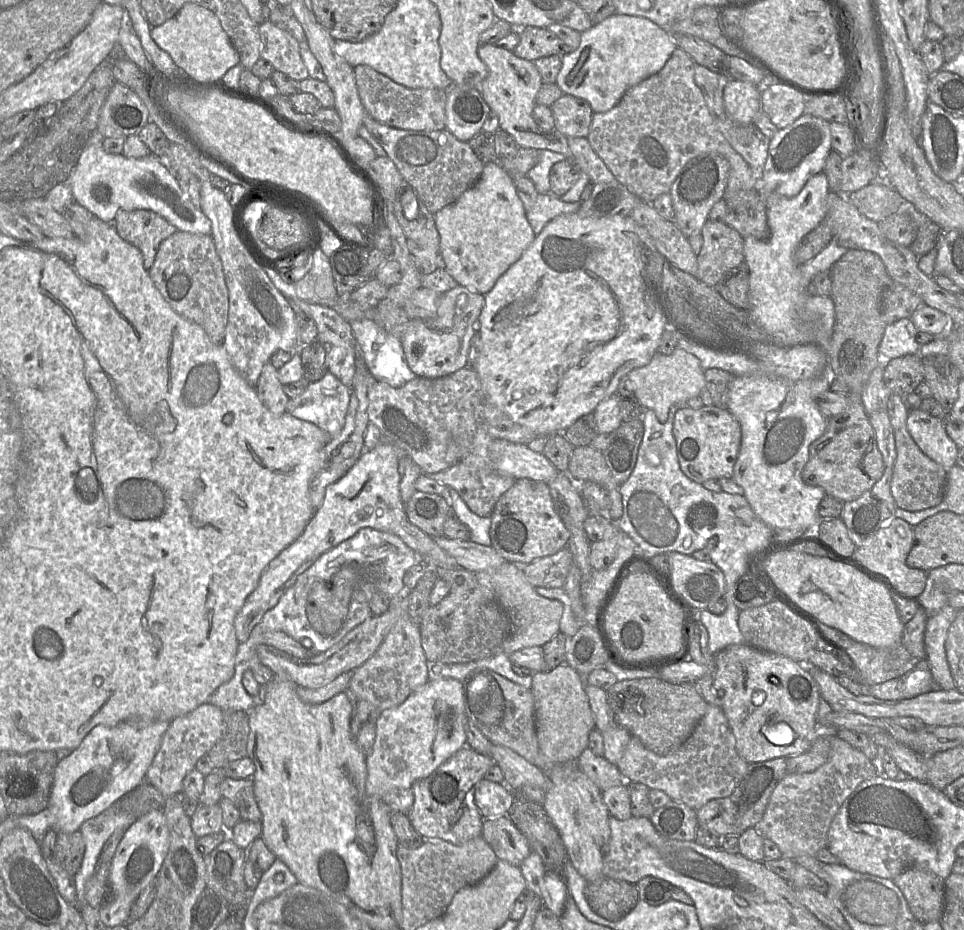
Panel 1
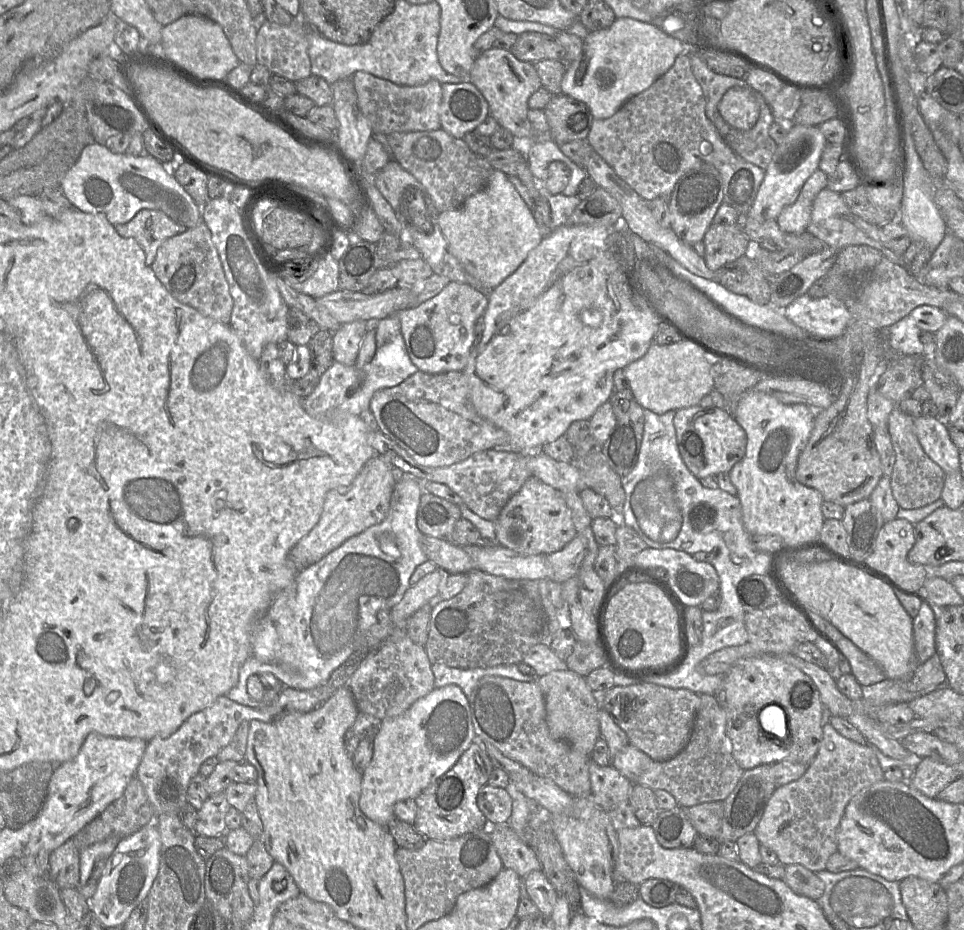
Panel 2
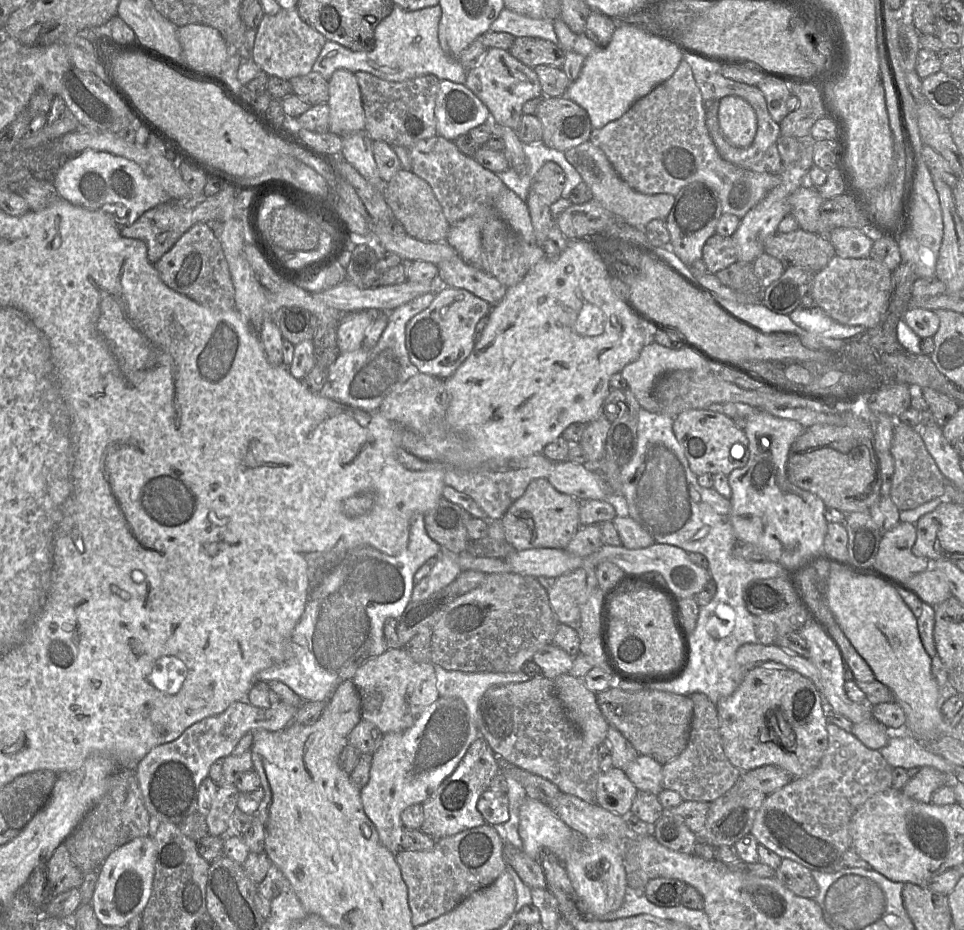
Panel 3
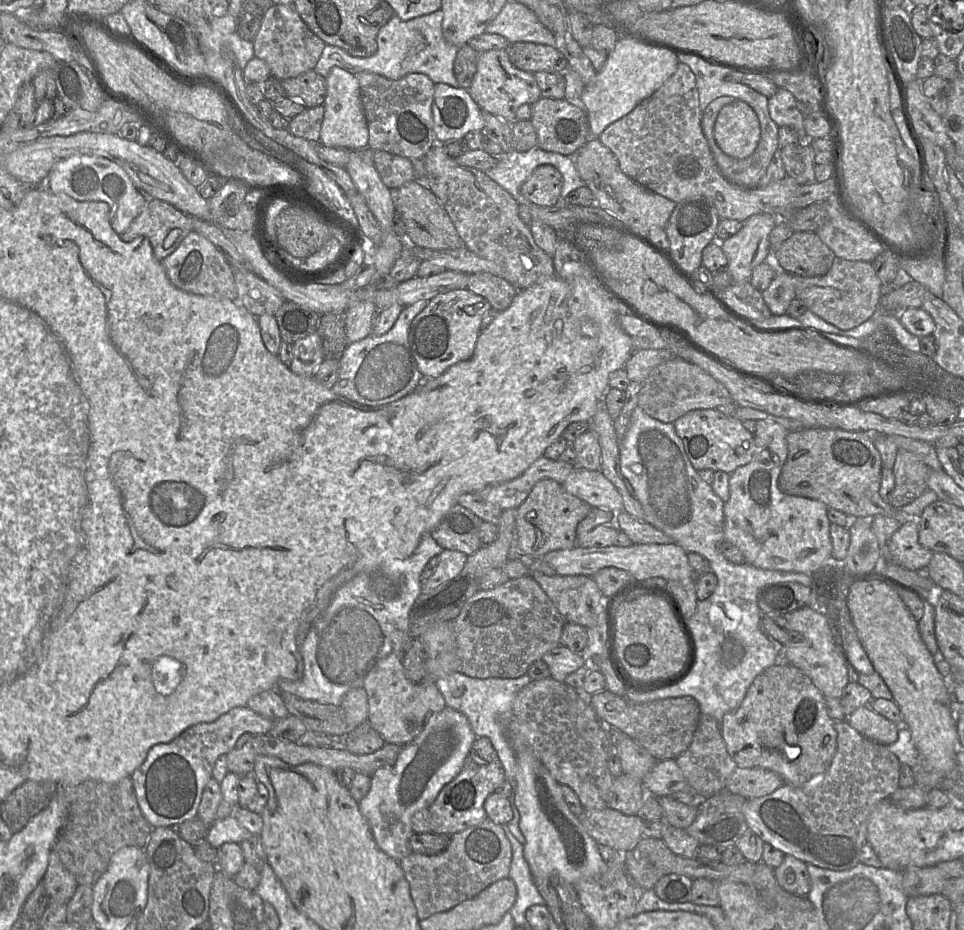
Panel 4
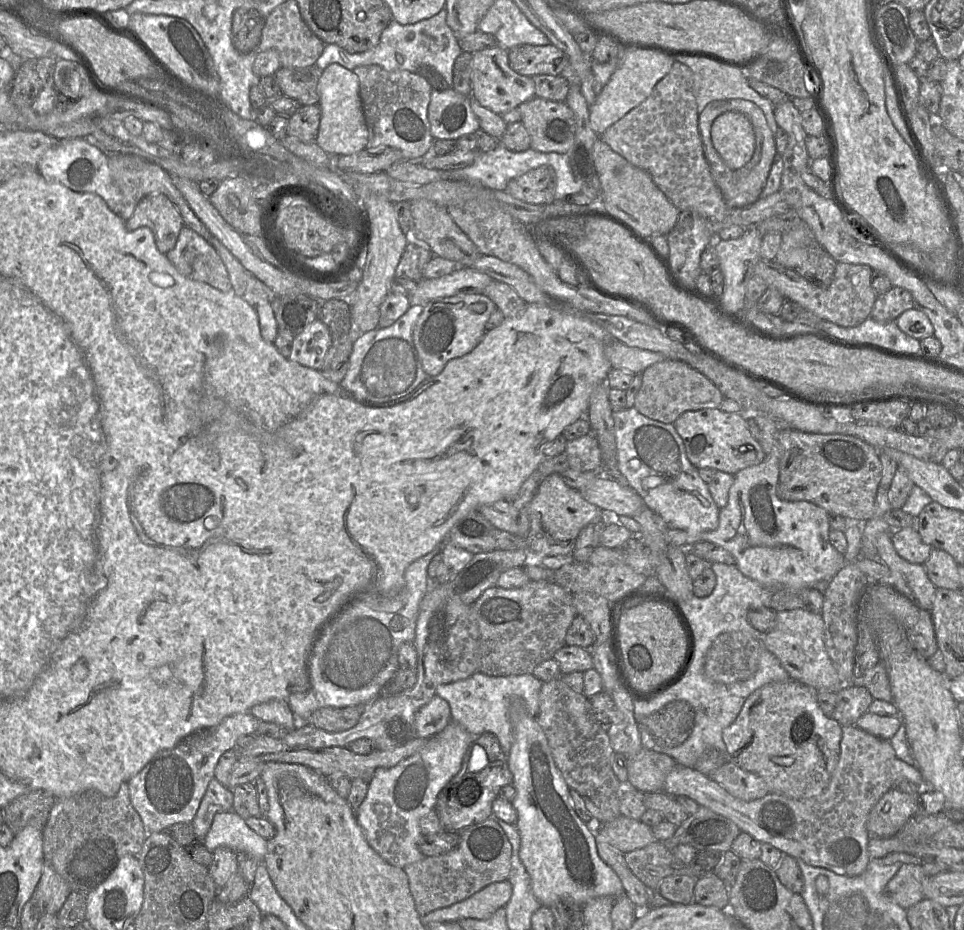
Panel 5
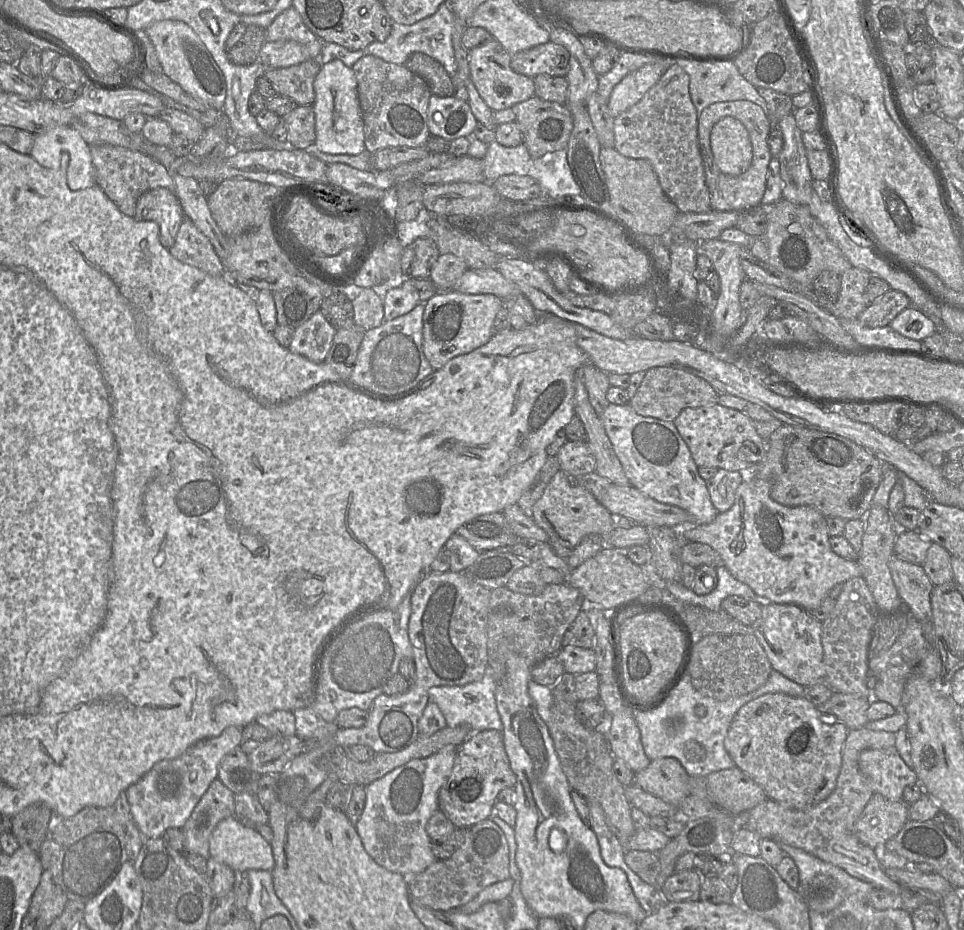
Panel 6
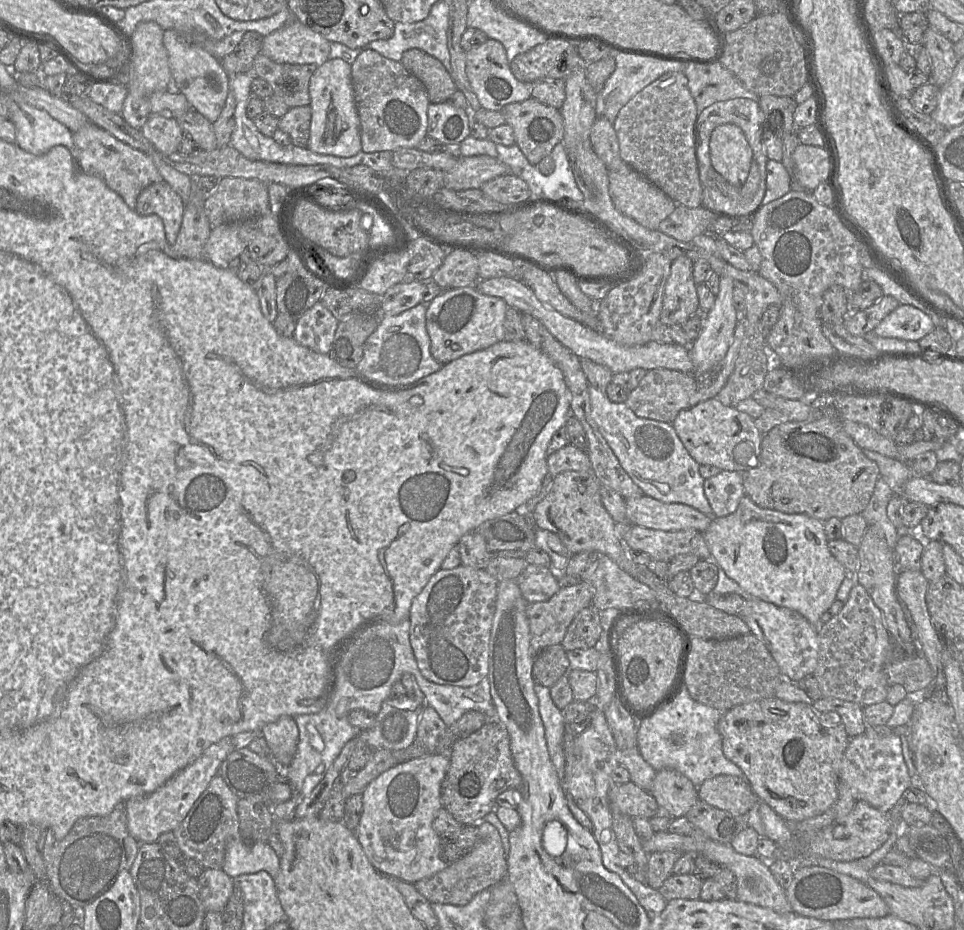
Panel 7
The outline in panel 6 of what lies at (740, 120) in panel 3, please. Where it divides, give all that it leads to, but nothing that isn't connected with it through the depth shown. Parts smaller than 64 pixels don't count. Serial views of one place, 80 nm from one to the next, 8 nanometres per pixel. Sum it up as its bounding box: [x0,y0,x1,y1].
[710,117,752,176]

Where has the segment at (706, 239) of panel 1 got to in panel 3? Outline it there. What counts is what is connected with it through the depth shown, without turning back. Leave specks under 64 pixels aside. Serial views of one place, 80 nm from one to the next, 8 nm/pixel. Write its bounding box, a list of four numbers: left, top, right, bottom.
[702,235,739,274]

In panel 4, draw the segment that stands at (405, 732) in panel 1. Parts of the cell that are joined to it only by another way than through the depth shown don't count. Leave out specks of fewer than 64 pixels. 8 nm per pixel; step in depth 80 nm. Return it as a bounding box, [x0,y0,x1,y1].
[359,706,476,862]

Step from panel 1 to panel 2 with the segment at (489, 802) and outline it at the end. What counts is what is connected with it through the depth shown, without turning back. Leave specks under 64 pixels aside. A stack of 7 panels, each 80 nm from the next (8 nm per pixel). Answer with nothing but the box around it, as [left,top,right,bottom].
[477,785,512,824]

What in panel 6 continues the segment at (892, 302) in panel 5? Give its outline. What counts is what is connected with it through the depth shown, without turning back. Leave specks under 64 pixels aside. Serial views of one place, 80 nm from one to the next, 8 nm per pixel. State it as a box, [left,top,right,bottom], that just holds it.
[858,289,910,328]

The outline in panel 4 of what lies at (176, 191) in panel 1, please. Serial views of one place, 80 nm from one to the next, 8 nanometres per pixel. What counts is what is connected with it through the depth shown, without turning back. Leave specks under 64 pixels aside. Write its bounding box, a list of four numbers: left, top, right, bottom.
[46,153,148,236]

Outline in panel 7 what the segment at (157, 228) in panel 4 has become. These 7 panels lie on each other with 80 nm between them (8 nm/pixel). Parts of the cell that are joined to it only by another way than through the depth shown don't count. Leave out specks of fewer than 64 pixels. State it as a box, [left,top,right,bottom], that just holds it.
[135,180,184,245]

